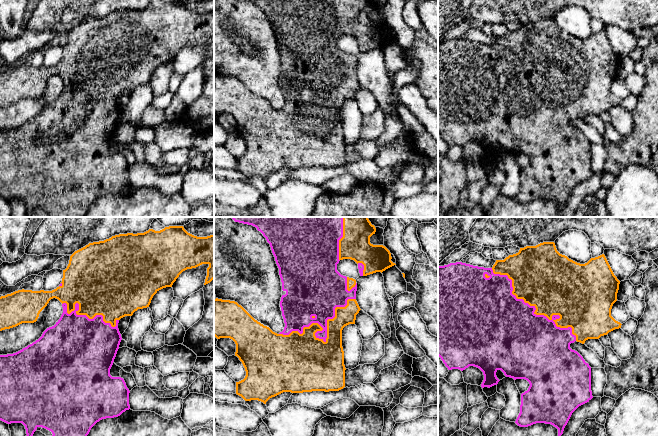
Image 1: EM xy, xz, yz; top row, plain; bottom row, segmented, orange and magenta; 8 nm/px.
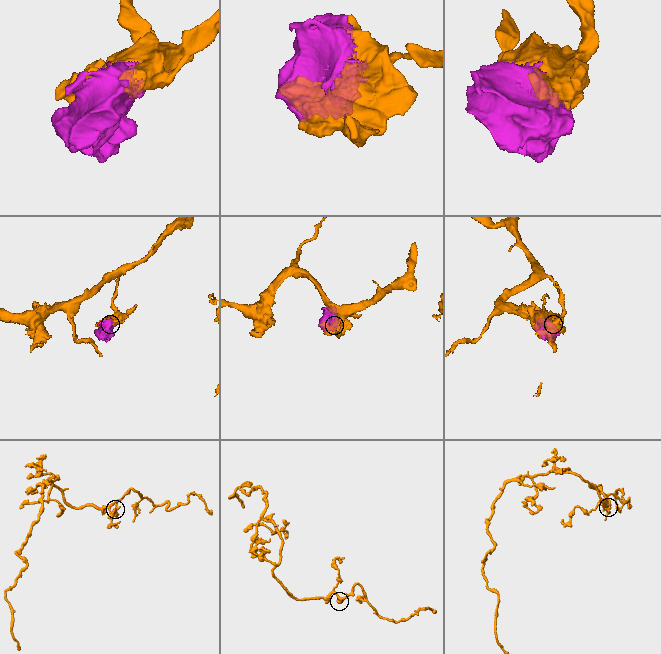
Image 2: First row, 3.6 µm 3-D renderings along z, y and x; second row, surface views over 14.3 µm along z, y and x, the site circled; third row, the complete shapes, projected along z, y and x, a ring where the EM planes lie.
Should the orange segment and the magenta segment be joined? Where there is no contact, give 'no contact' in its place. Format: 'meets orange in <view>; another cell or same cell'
meets orange in yz; same cell

